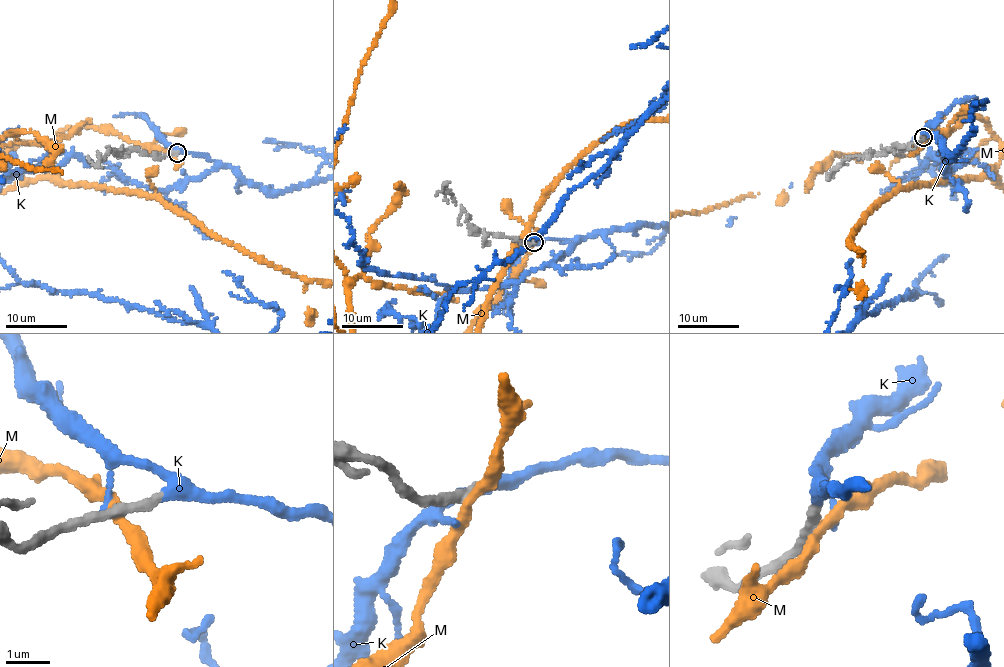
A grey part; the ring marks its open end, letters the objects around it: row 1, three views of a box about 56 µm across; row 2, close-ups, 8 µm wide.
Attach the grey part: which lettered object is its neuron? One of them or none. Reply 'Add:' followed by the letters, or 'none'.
Add: K

